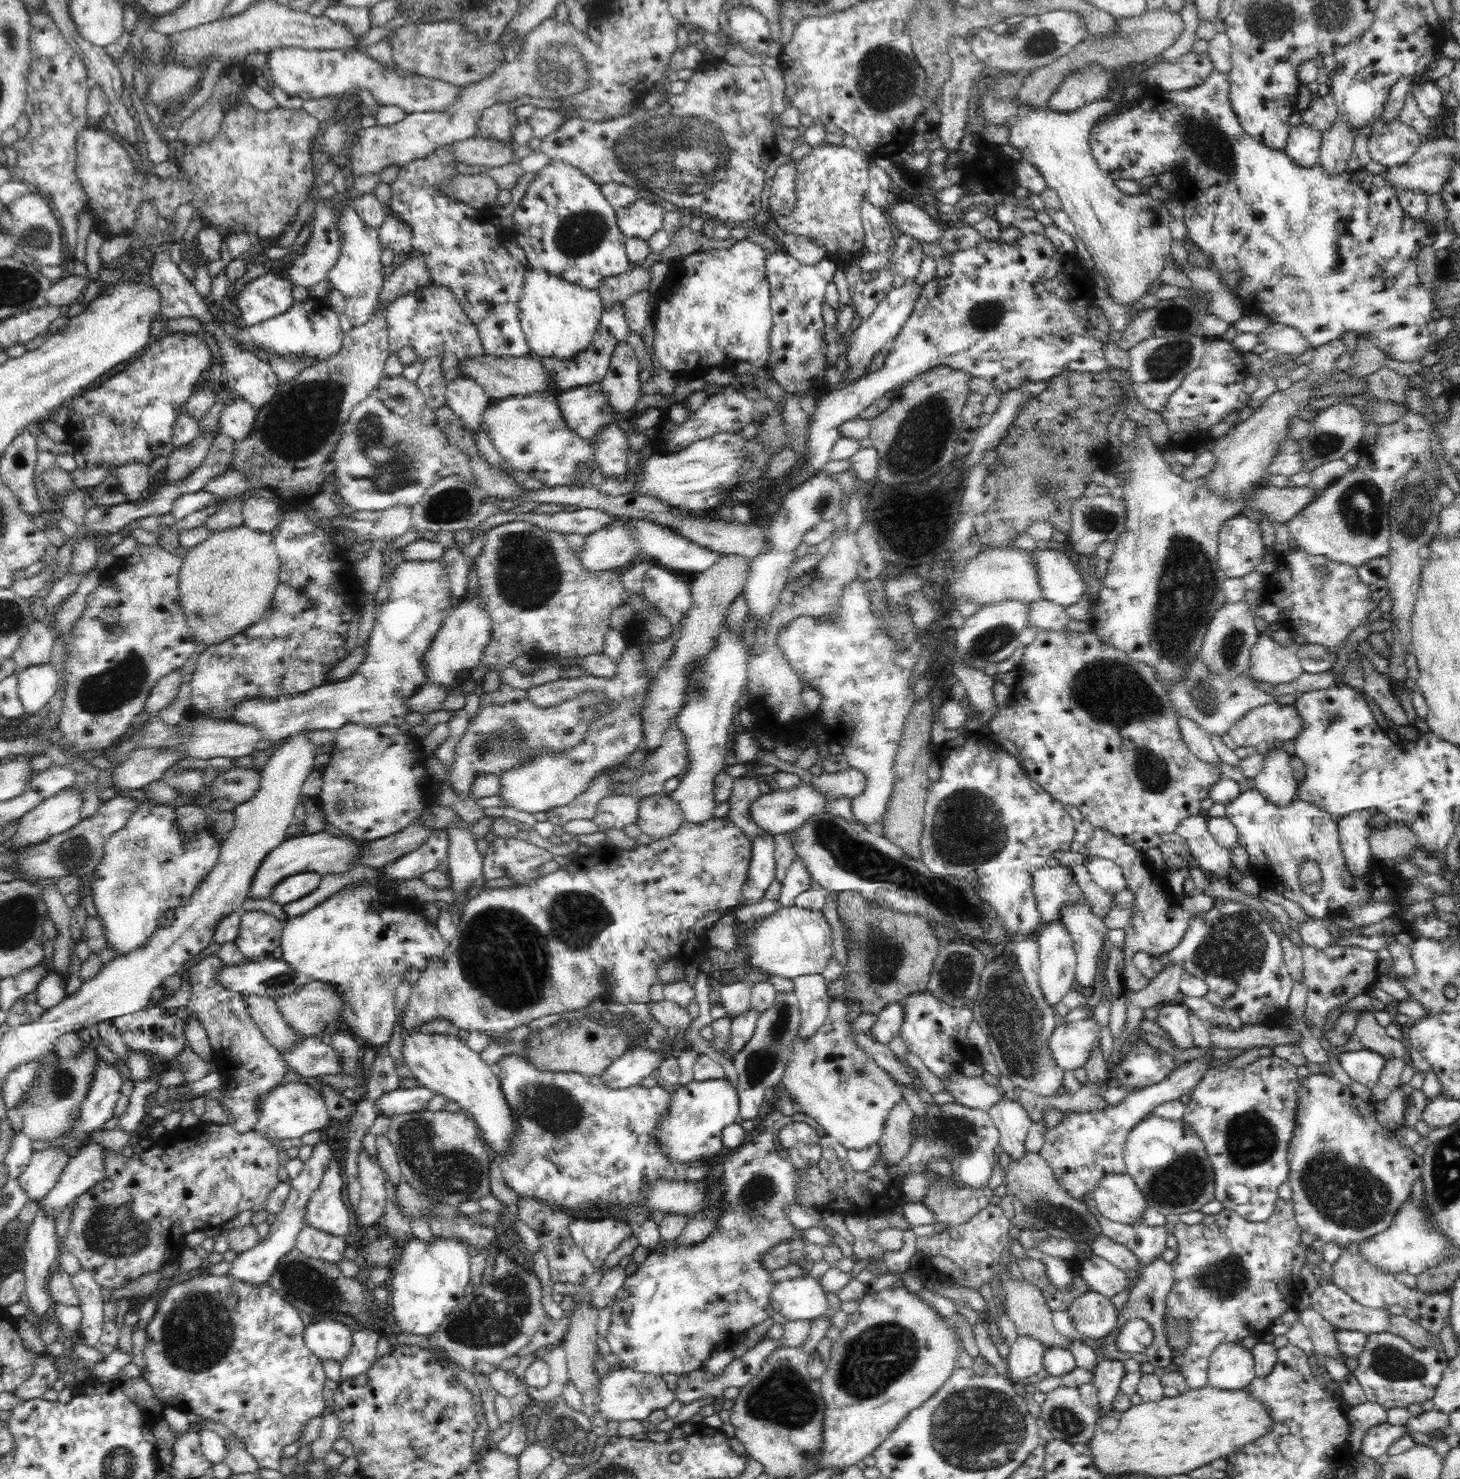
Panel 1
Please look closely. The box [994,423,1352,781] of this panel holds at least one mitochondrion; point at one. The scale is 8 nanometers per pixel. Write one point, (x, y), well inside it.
(1188, 585)

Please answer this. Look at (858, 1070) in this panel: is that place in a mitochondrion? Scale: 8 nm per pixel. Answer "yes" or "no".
yes

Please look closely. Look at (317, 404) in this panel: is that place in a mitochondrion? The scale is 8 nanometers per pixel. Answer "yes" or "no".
yes

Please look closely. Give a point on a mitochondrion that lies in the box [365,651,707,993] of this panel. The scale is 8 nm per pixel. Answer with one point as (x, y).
(513, 741)

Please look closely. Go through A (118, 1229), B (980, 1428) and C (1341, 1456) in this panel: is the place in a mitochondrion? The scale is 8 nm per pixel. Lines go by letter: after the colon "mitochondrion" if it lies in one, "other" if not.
A: mitochondrion
B: mitochondrion
C: other

